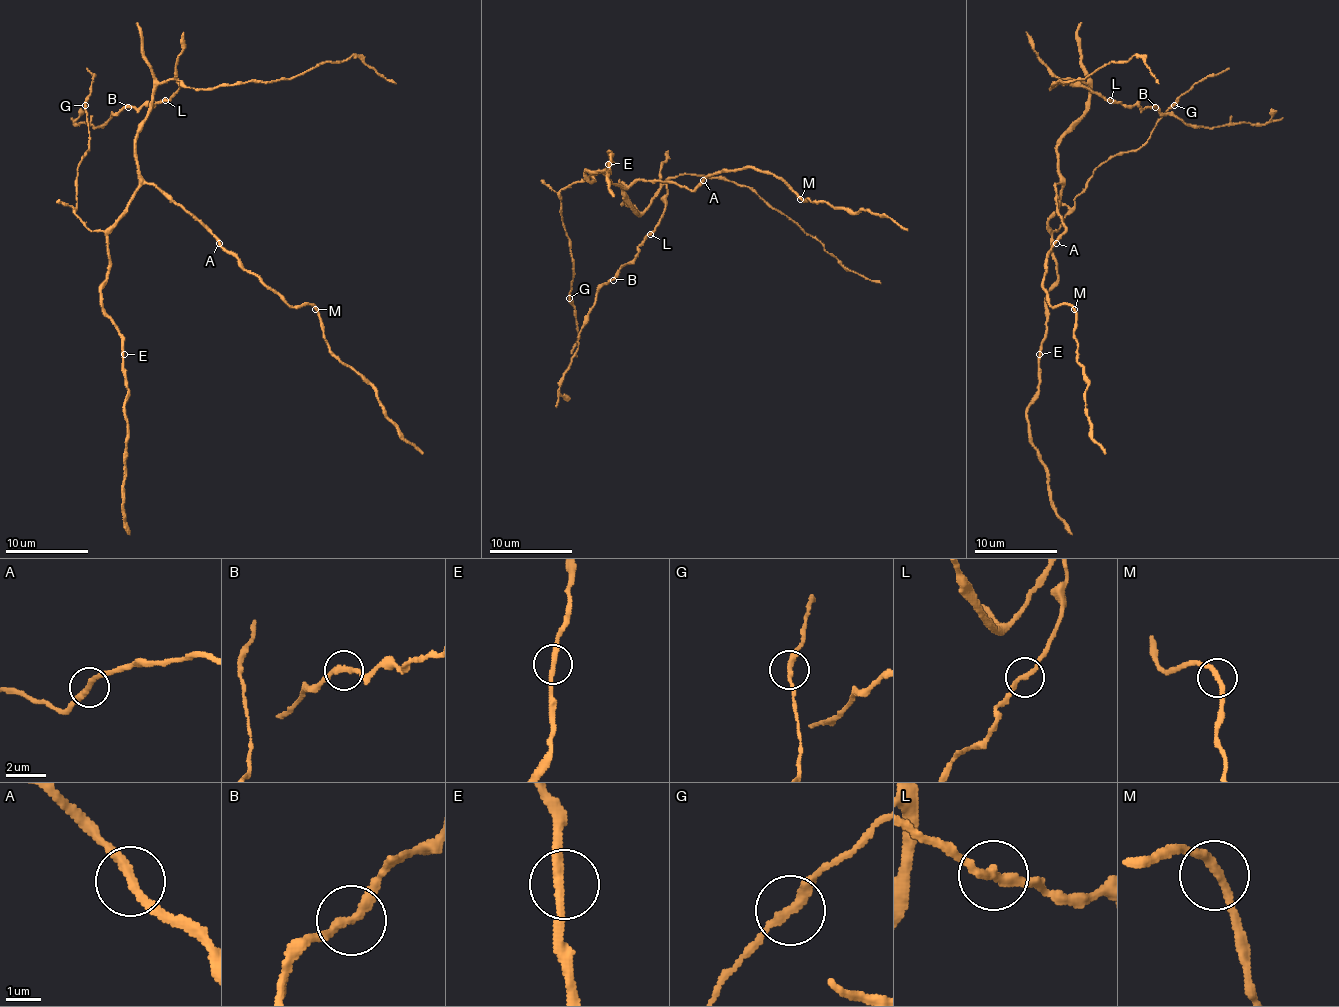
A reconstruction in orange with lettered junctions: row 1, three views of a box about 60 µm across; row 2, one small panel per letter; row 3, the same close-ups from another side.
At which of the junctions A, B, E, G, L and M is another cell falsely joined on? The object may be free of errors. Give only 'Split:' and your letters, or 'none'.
Split: none

